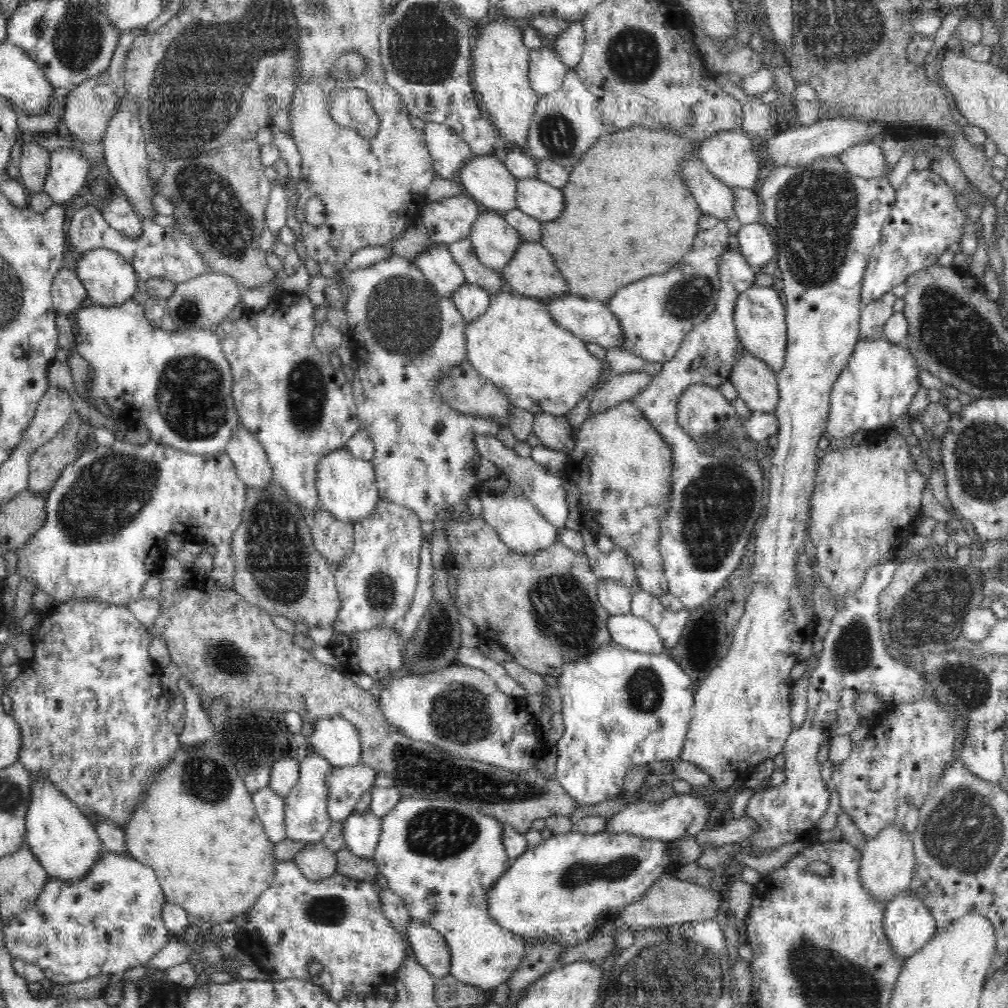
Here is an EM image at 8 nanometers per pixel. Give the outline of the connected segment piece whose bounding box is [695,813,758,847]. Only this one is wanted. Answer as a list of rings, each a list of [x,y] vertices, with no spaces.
[[[744,813],[739,819],[732,819],[727,825],[724,824],[717,830],[700,830],[695,840],[700,846],[718,847],[745,842],[757,832],[758,823]]]

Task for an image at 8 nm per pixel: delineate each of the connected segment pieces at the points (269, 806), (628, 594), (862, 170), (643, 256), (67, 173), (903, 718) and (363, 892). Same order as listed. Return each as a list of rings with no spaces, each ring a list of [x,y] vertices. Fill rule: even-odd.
[[[266,786],[253,792],[251,799],[268,839],[274,844],[287,839],[284,797],[271,790],[270,786]]]
[[[602,579],[597,584],[596,592],[598,601],[611,615],[631,612],[632,592],[629,586],[620,581]]]
[[[870,141],[847,148],[837,158],[851,175],[873,179],[889,175],[888,163],[883,154],[882,147]]]
[[[635,126],[619,130],[615,133],[605,132],[583,154],[580,162],[576,162],[576,164],[570,168],[568,182],[561,188],[564,193],[564,204],[566,204],[566,206],[564,206],[564,210],[562,214],[558,216],[557,220],[543,224],[540,243],[549,251],[560,273],[562,273],[564,280],[568,282],[571,295],[590,299],[594,298],[596,300],[602,300],[602,303],[608,304],[609,302],[606,302],[606,300],[610,300],[620,286],[630,284],[630,282],[634,282],[636,278],[644,278],[644,276],[650,276],[650,274],[668,272],[672,266],[679,264],[682,257],[692,249],[699,230],[698,224],[700,216],[702,216],[703,212],[700,210],[692,193],[688,191],[688,187],[684,185],[680,170],[682,170],[682,160],[684,160],[686,156],[692,156],[692,154],[697,155],[701,142],[702,141],[698,139],[686,139],[686,137],[678,135],[678,133],[672,133],[670,129],[651,129]]]
[[[56,148],[50,154],[43,192],[56,204],[70,201],[86,183],[86,176],[93,171],[88,161],[76,148]]]
[[[931,697],[912,704],[890,702],[884,720],[853,748],[844,762],[835,766],[831,786],[840,795],[840,808],[862,831],[866,841],[894,824],[897,808],[906,799],[920,810],[925,796],[954,762],[956,728],[947,711],[949,708]]]
[[[293,860],[276,864],[274,882],[262,892],[250,910],[234,916],[233,921],[240,948],[252,956],[260,970],[270,975],[270,982],[282,982],[292,977],[309,980],[326,991],[330,1000],[336,1003],[350,994],[361,998],[376,994],[382,984],[395,980],[395,972],[409,955],[405,935],[396,930],[382,912],[375,882],[359,881],[338,872],[314,882],[303,875]],[[313,959],[322,965],[322,971],[314,976],[308,971],[308,963]]]

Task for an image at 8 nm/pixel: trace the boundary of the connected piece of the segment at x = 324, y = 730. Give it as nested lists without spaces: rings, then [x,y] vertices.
[[[338,715],[313,722],[314,733],[309,738],[312,750],[328,760],[332,767],[348,767],[360,763],[362,744],[359,730]]]

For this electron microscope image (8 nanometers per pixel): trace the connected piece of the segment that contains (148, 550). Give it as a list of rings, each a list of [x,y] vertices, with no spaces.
[[[118,439],[110,446],[100,444],[93,445],[91,448],[81,450],[80,455],[72,463],[64,467],[58,480],[53,487],[43,495],[46,502],[46,522],[38,532],[32,536],[24,546],[16,550],[18,554],[17,571],[22,578],[34,579],[37,590],[44,590],[46,594],[55,598],[56,604],[65,603],[76,598],[86,598],[86,596],[97,598],[102,603],[108,603],[118,606],[128,606],[130,602],[136,602],[142,599],[141,590],[143,586],[156,578],[160,558],[167,553],[165,550],[166,536],[170,532],[175,532],[181,536],[206,540],[208,545],[213,545],[216,551],[213,555],[213,578],[216,585],[223,589],[232,589],[234,580],[234,557],[232,557],[232,534],[242,522],[242,514],[246,505],[246,484],[237,475],[234,461],[228,456],[228,453],[221,452],[218,455],[197,455],[180,451],[170,445],[147,441],[144,444],[130,444],[124,440]]]

